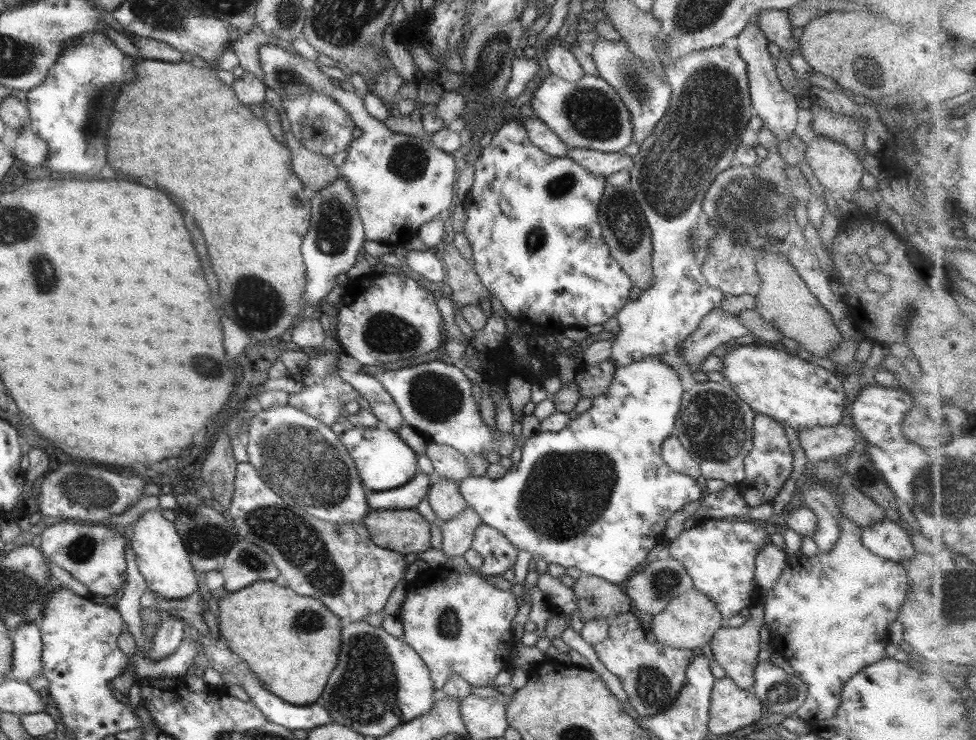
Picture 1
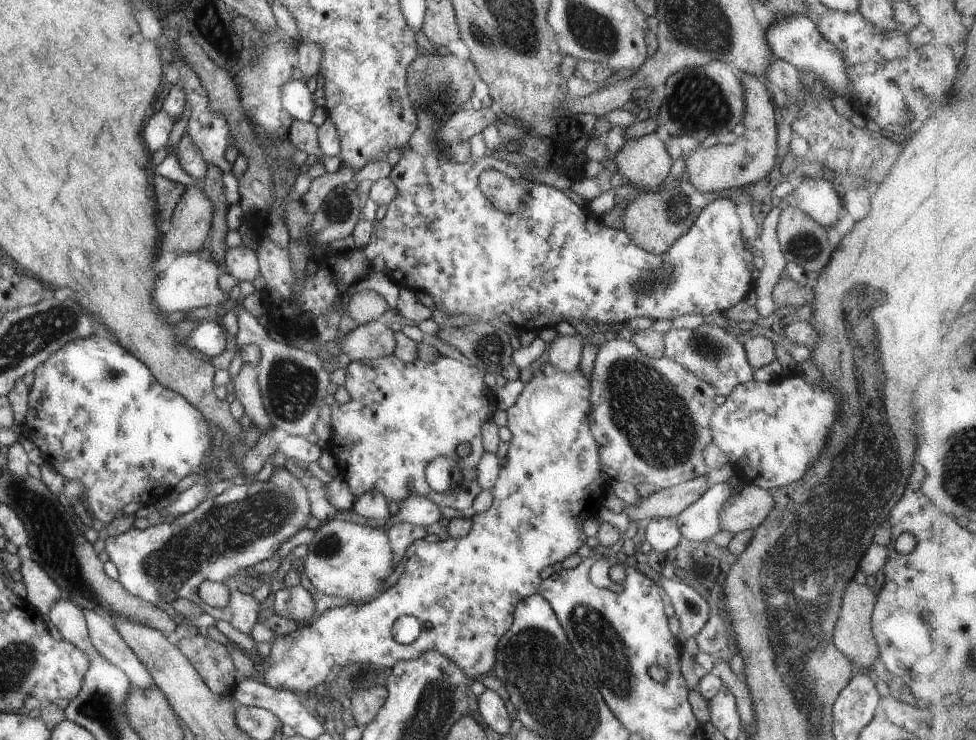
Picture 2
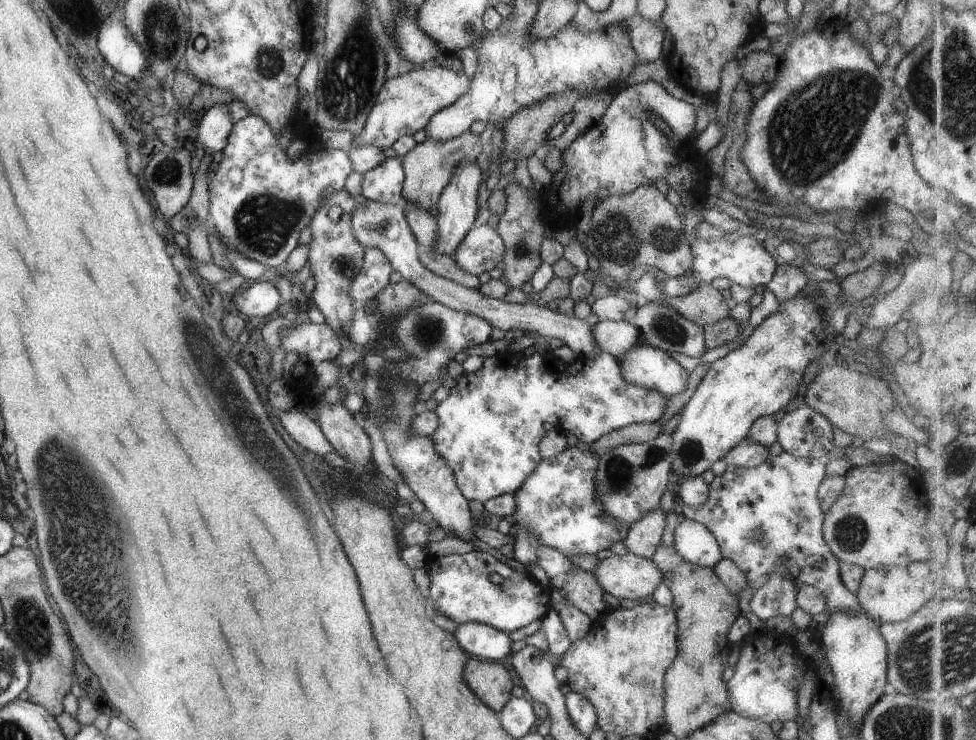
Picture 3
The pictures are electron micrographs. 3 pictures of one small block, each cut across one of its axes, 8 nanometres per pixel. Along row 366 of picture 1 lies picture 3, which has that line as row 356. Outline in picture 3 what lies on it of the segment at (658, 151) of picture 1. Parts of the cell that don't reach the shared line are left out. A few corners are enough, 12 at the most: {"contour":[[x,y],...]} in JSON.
{"contour":[[598,321],[590,331],[598,350],[615,358],[636,345],[625,321]]}

